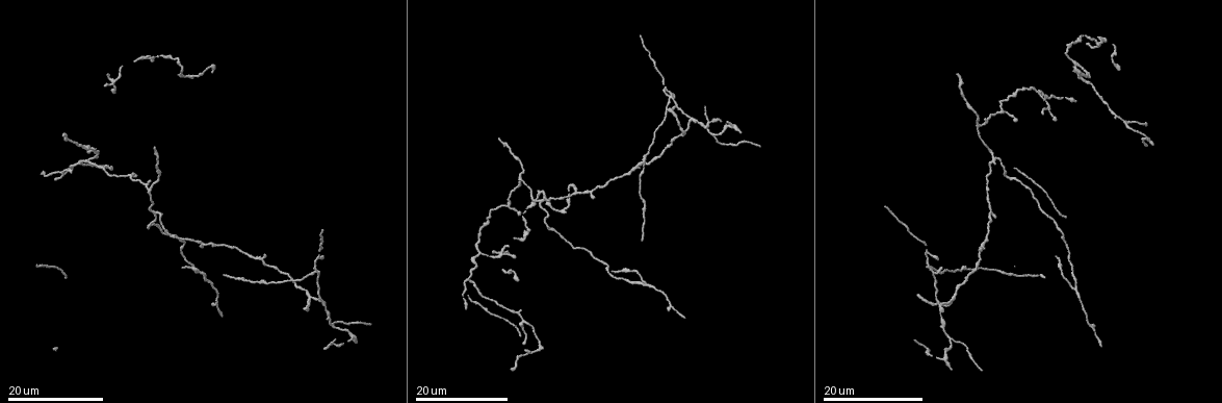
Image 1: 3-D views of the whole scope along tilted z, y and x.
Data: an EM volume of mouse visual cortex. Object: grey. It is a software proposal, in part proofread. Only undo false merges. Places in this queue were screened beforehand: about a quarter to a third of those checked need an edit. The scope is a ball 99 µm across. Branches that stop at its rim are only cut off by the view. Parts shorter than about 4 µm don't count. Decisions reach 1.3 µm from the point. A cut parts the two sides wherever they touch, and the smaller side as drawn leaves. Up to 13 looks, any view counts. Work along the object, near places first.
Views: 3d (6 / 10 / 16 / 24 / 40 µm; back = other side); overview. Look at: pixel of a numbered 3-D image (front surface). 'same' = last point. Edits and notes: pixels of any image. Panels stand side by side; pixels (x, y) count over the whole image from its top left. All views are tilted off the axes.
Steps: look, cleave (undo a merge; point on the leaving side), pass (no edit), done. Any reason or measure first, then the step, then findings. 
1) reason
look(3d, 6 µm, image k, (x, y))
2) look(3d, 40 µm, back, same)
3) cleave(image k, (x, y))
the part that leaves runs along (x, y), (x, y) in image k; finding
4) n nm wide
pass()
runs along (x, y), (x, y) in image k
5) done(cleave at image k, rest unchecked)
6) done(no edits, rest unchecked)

two arms in line, one across
look(3d, 16 µm, image 1, (712, 134))

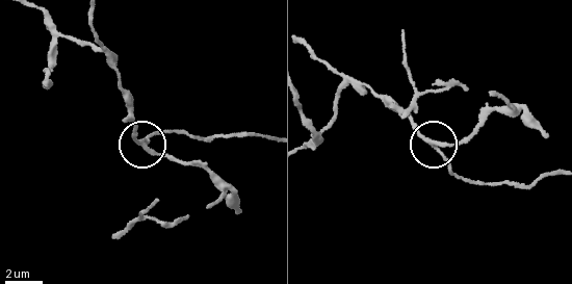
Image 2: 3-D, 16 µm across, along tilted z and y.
look(3d, 10 µm, image 2, (435, 146))

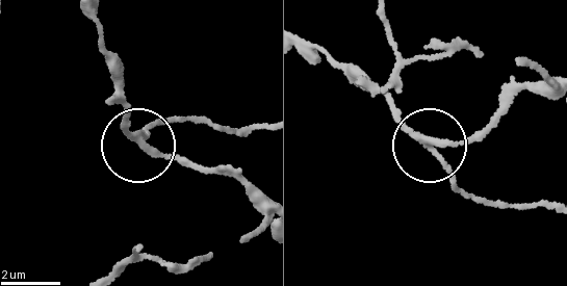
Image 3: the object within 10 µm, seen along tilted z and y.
pass()
runs along (304, 53), (348, 68), (387, 101), (480, 204) in image 3; all the same neuron

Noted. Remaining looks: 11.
look(3d, 24 µm, image 1, (261, 260))

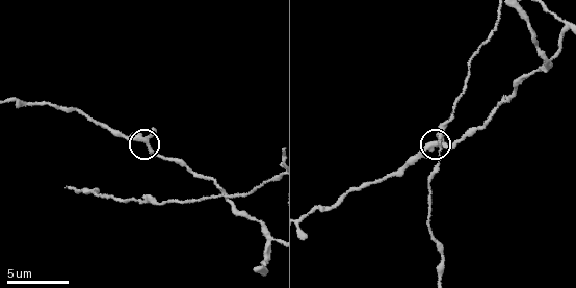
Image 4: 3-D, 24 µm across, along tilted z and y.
look(3d, 6 µm, image 4, (151, 147))

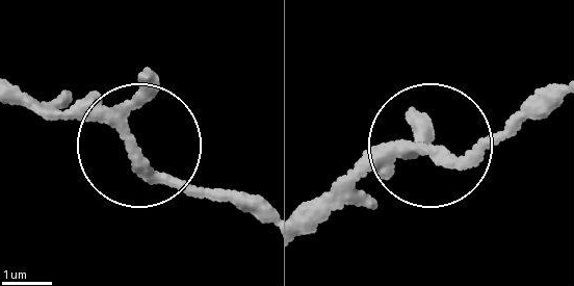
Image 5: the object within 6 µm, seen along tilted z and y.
3 arms
pass()
continuous, no second neuron

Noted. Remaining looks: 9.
three-way junction
look(3d, 16 µm, image 1, (690, 119))

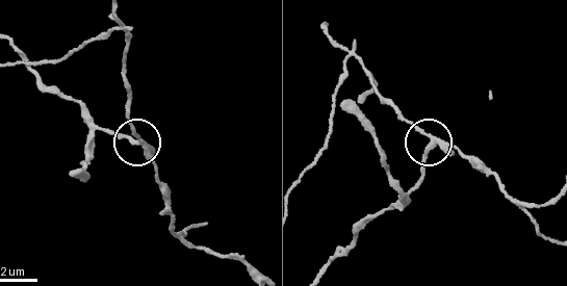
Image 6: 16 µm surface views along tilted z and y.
look(3d, 10 µm, image 6, (432, 141))

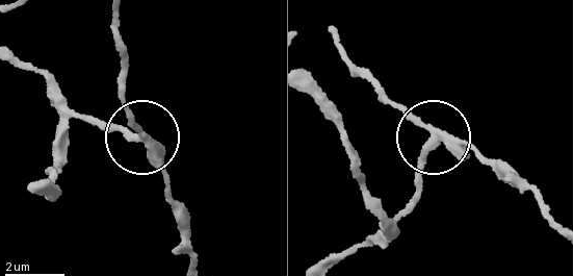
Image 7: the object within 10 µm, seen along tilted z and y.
230 nm wide
pass()
runs along (332, 261), (405, 206), (428, 143), (500, 161) in image 7; one neuron here

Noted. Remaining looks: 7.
arms part here
look(3d, 16 µm, image 1, (541, 204))

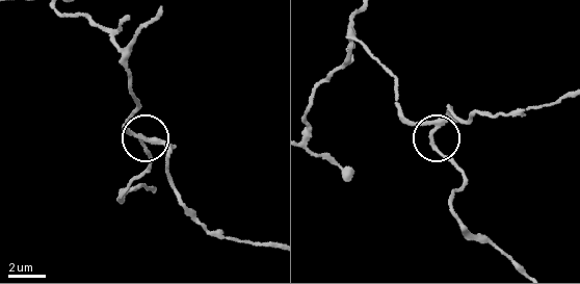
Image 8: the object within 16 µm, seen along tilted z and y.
look(3d, 10 µm, image 8, (434, 134))

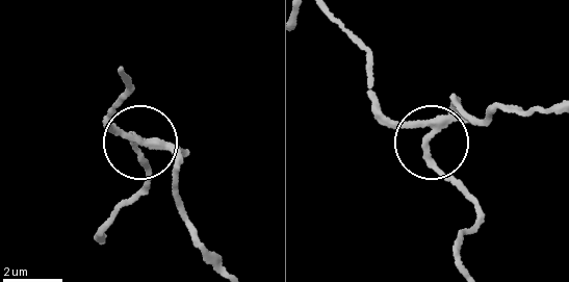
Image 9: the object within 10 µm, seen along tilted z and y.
side arm 54 µm; 3 arms
pass()
continuous, no second neuron

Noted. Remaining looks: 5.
look(3d, 16 µm, image 1, (205, 244))

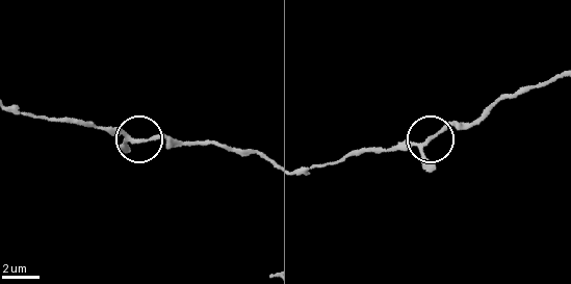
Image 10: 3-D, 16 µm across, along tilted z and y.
zoom in
look(3d, 6 µm, image 10, (431, 136))

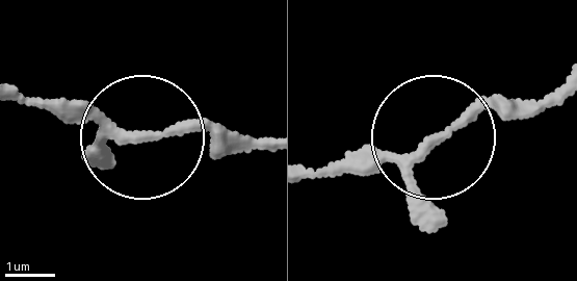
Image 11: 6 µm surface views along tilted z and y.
160 nm wide
pass()
runs along (18, 95), (80, 105), (137, 139), (213, 124), (248, 134) in image 11; continuous, no second neuron

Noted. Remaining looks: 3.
side arm on a straight run
look(3d, 16 µm, image 1, (647, 285))

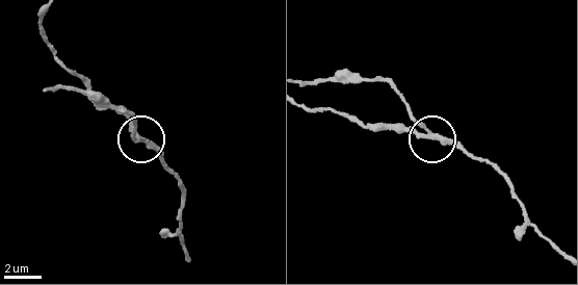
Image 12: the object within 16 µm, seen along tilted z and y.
look(3d, 10 µm, image 12, (429, 131))

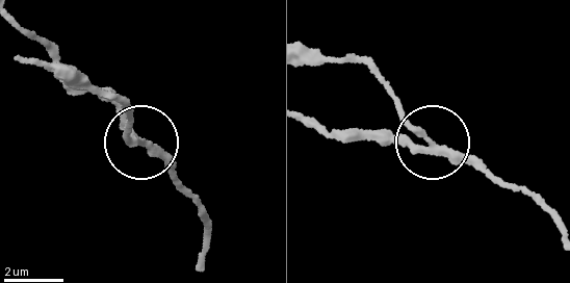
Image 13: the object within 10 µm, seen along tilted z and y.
210 nm wide
cleave(image 13, (129, 140))
the part that leaves runs along (437, 146), (363, 65), (304, 57) in image 13; a second neuron is stuck on

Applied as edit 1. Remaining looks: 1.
done(cleave at image 13, rest unchecked)

